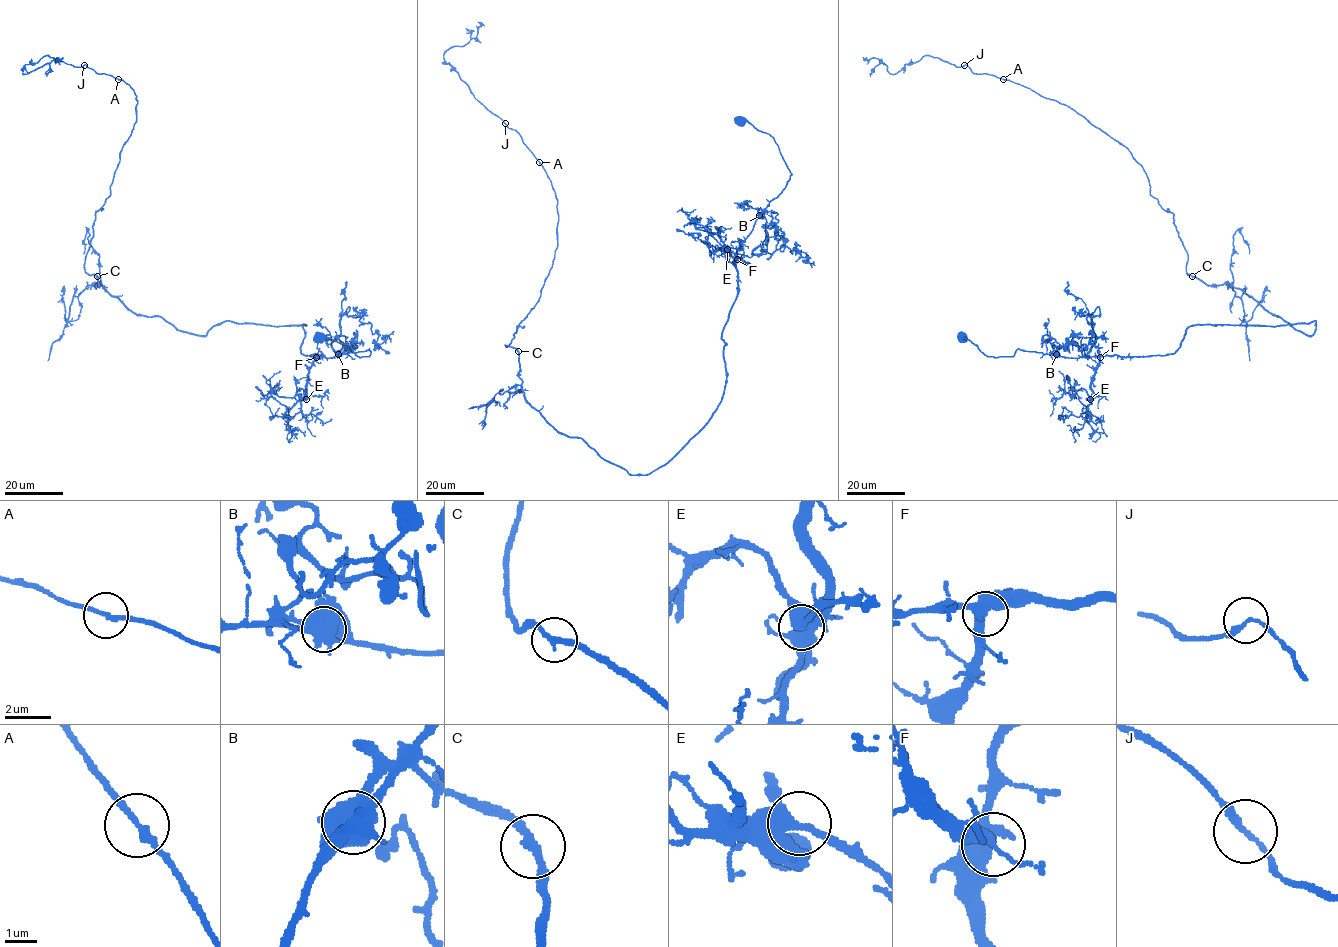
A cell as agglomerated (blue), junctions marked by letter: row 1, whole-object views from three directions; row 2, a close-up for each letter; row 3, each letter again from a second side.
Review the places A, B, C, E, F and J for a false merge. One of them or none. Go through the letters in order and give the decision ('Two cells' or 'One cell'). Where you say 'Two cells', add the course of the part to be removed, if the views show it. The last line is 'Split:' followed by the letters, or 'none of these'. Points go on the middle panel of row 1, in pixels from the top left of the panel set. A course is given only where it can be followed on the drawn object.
A: One cell
B: Two cells. Course of the part to remove: (759, 215), (767, 212), (766, 226), (777, 231), (766, 240), (766, 231), (767, 258), (787, 246), (811, 265)
C: One cell
E: One cell
F: One cell
J: One cell
Split: B

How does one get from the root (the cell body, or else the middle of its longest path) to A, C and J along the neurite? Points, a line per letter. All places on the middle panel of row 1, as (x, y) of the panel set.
A: (739, 120), (791, 174), (737, 251), (722, 399), (645, 475), (560, 433), (505, 345), (557, 247), (539, 162)
C: (739, 120), (773, 138), (791, 174), (737, 251), (709, 421), (630, 475), (531, 406), (518, 351)
J: (739, 120), (791, 174), (737, 251), (722, 399), (645, 475), (525, 399), (505, 345), (558, 214), (505, 123)

